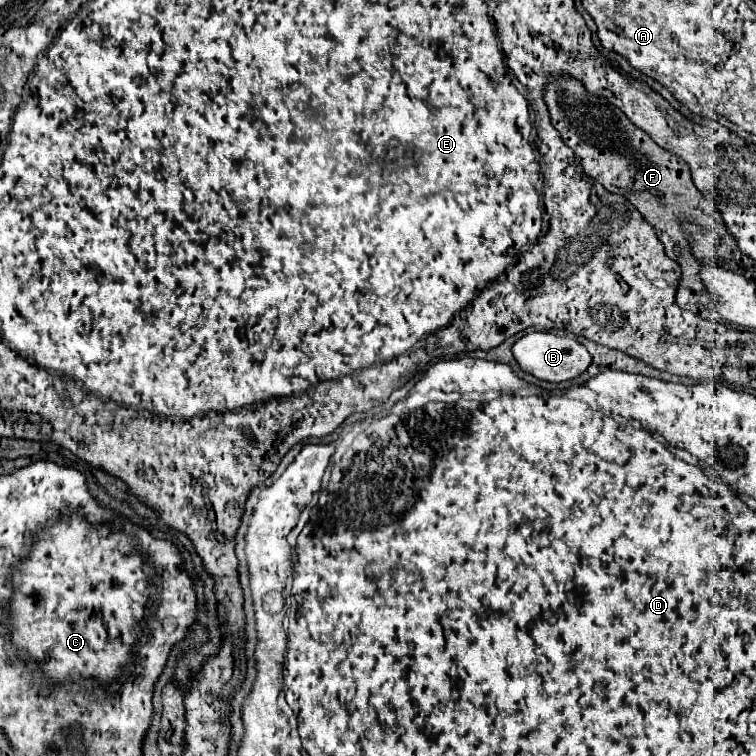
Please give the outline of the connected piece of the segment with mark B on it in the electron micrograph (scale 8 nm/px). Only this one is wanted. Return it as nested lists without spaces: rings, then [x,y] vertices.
[[[526,333],[524,337],[520,337],[514,347],[512,353],[516,357],[516,361],[520,363],[522,371],[542,379],[542,381],[550,381],[550,383],[562,383],[562,381],[570,381],[580,377],[592,363],[592,357],[588,353],[588,349],[584,345],[580,345],[576,339],[570,337],[560,337],[560,335],[552,335],[552,333]]]

